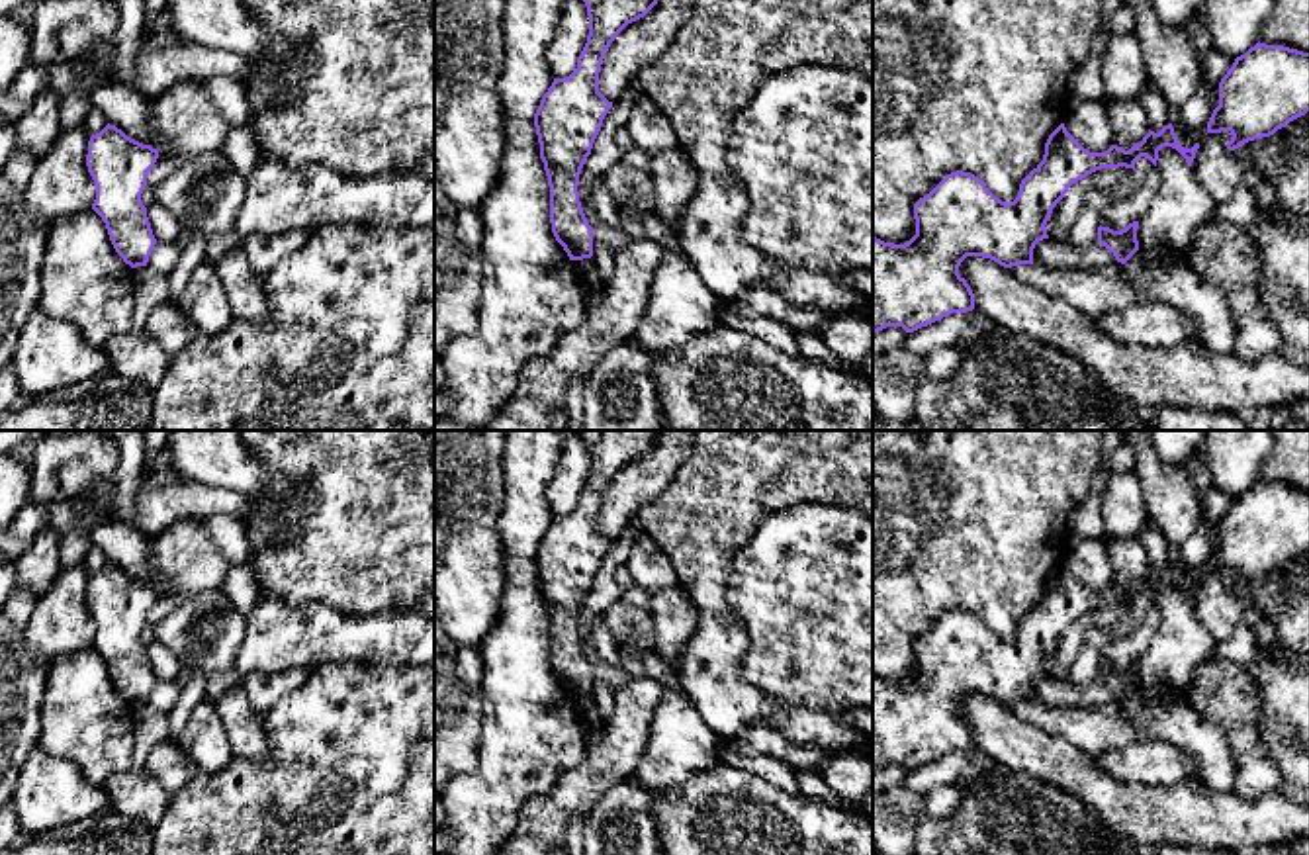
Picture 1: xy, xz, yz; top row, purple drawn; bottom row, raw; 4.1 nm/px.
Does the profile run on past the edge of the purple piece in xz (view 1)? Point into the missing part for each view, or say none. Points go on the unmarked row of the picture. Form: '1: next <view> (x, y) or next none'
1: next none

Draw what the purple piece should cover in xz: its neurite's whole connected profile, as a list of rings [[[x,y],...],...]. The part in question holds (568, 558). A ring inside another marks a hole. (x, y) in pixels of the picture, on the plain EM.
[[[575,430],[587,444],[589,473],[577,495],[577,507],[565,517],[554,517],[534,552],[534,565],[540,581],[540,597],[550,624],[550,661],[556,679],[564,685],[569,698],[593,695],[593,667],[579,640],[579,612],[591,593],[603,558],[612,546],[599,530],[599,511],[614,475],[632,460],[644,456],[663,430]]]

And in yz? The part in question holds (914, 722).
[[[1061,562],[1045,581],[1043,599],[1021,618],[1017,636],[1010,642],[996,636],[986,622],[970,610],[947,612],[927,634],[914,642],[916,673],[904,683],[884,681],[873,675],[873,773],[886,765],[902,765],[914,771],[951,751],[974,747],[974,732],[959,712],[967,695],[982,695],[1004,706],[1033,702],[1033,687],[1049,677],[1047,659],[1053,646],[1064,636],[1068,626],[1102,607],[1133,607],[1145,595],[1154,605],[1162,585],[1176,587],[1192,605],[1199,581],[1184,587],[1172,562],[1158,571],[1151,569],[1141,581],[1125,589],[1111,583],[1106,591],[1086,589]]]

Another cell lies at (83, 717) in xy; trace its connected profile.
[[[94,648],[49,663],[37,745],[72,761],[98,787],[131,767],[133,706],[115,691]]]

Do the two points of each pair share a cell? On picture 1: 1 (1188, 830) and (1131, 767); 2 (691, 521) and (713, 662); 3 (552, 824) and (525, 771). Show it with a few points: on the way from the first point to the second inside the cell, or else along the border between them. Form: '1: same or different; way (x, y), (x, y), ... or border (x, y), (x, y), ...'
1: different; border (1104, 771), (1143, 785), (1188, 781)
2: same; way (701, 556), (707, 593), (713, 605), (713, 627)
3: different; border (574, 767), (546, 793), (523, 803), (511, 834)

